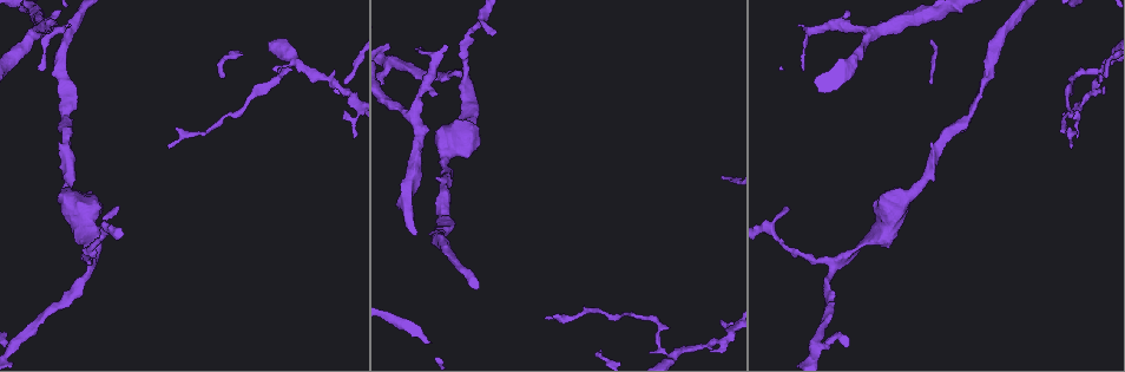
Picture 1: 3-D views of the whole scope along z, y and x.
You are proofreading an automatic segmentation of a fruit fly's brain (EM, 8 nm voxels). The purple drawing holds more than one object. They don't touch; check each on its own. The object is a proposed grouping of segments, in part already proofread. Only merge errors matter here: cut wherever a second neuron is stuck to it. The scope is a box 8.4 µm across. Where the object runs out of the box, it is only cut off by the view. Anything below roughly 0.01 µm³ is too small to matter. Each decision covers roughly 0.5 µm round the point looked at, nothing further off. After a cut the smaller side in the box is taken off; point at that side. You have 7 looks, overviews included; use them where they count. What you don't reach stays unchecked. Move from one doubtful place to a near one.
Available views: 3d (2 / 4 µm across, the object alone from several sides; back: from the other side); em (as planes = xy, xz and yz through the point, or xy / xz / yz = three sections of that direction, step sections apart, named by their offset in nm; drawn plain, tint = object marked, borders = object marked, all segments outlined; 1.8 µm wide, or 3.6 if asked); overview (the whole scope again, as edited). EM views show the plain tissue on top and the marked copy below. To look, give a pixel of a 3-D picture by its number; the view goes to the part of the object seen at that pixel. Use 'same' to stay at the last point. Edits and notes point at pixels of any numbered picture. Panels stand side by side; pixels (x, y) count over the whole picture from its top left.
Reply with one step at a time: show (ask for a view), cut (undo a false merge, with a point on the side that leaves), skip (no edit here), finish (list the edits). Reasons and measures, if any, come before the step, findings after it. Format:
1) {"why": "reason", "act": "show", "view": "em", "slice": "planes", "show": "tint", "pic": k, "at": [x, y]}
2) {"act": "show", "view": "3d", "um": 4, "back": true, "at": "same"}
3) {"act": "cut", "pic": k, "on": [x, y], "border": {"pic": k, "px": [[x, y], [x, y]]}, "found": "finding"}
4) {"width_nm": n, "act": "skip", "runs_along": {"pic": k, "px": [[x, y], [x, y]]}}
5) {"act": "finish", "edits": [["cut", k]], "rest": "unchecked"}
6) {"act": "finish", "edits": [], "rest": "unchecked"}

{"why": "abrupt turn", "act": "show", "view": "em", "um": 3.6, "slice": "xy", "step": 4, "show": "tint", "pic": 1, "at": [37, 36]}

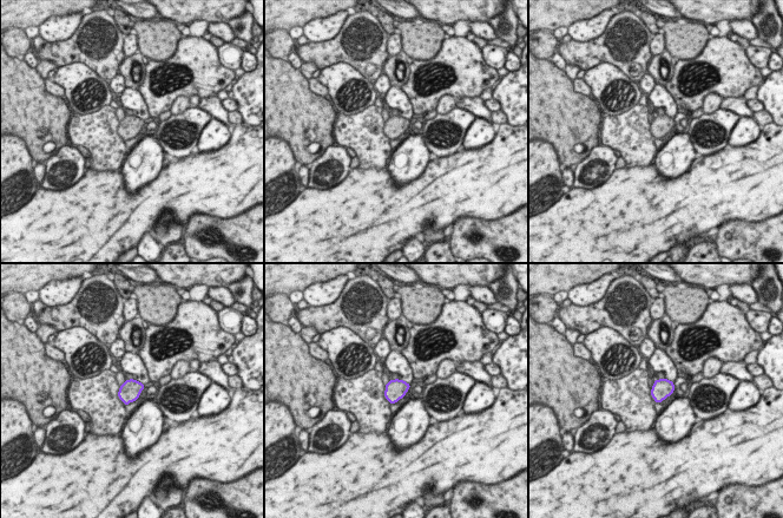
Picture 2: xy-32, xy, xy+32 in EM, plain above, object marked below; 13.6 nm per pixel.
{"act": "skip", "found": "one neuron here"}

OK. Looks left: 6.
{"act": "show", "view": "3d", "um": 4, "pic": 1, "at": [282, 71]}

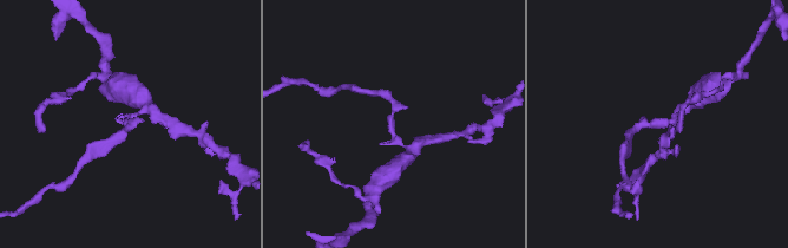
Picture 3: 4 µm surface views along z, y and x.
{"arms": 3, "act": "show", "view": "em", "slice": "xz", "step": 8, "show": "tint", "pic": 3, "at": [395, 135]}

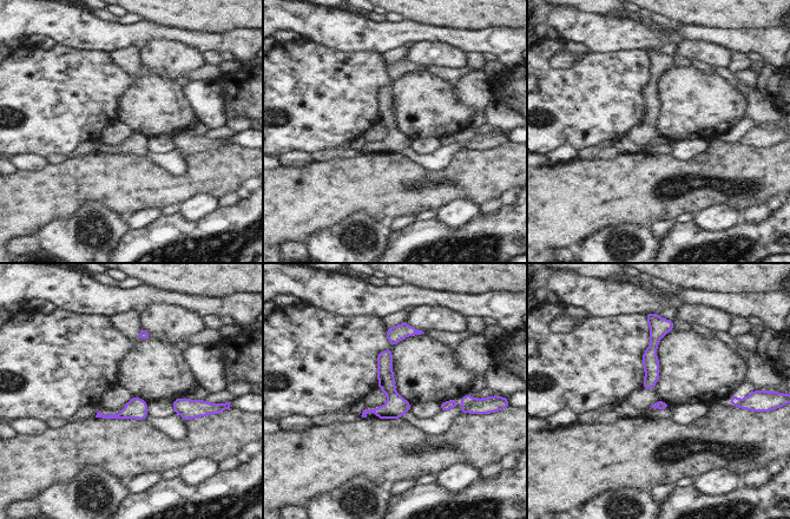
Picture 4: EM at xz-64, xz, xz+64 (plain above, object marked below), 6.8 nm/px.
{"act": "skip", "runs_along": {"pic": 4, "px": [[388, 352], [386, 382], [396, 415]]}, "found": "continuous, no second neuron"}

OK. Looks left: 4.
{"act": "show", "view": "3d", "um": 4, "back": true, "pic": 1, "at": [388, 63]}

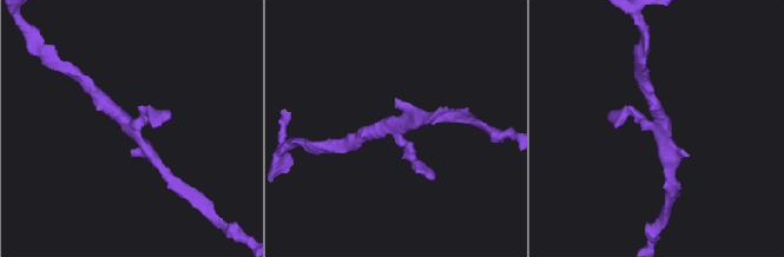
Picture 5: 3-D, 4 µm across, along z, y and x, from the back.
{"arms": 3, "arm_widths_nm": [170, 170, 200], "act": "show", "view": "em", "slice": "planes", "show": "tint", "pic": 5, "at": [395, 124]}

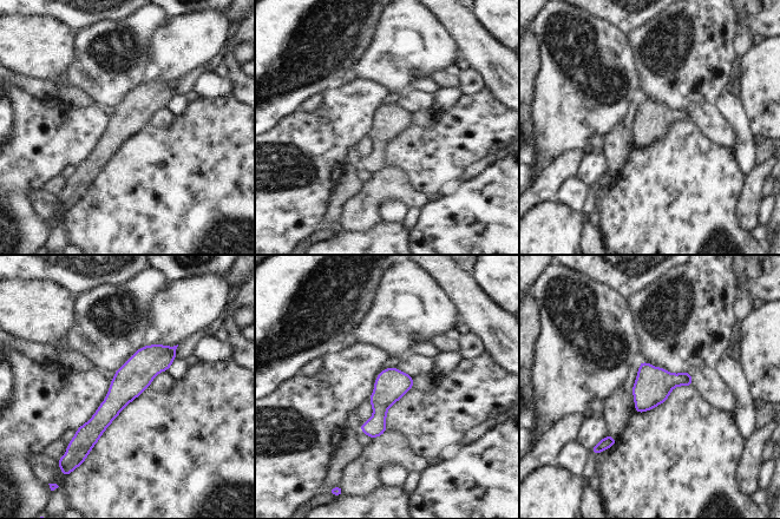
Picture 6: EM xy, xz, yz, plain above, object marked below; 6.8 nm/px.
{"act": "skip", "found": "continuous, no second neuron"}

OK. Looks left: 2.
{"act": "finish", "edits": [], "rest": "unchecked"}

